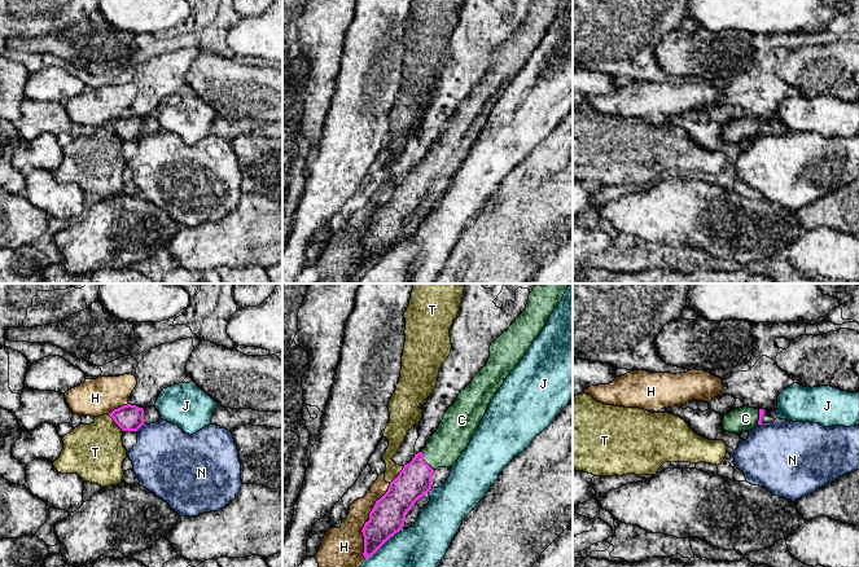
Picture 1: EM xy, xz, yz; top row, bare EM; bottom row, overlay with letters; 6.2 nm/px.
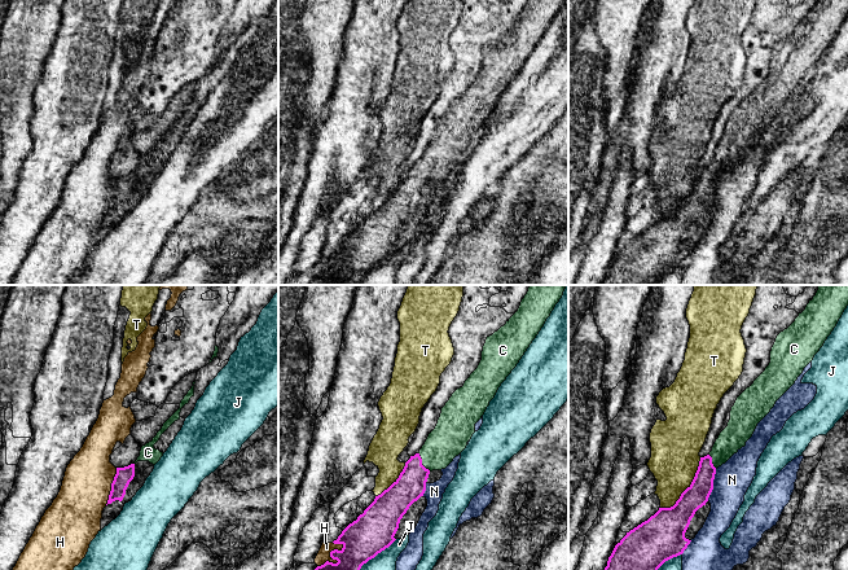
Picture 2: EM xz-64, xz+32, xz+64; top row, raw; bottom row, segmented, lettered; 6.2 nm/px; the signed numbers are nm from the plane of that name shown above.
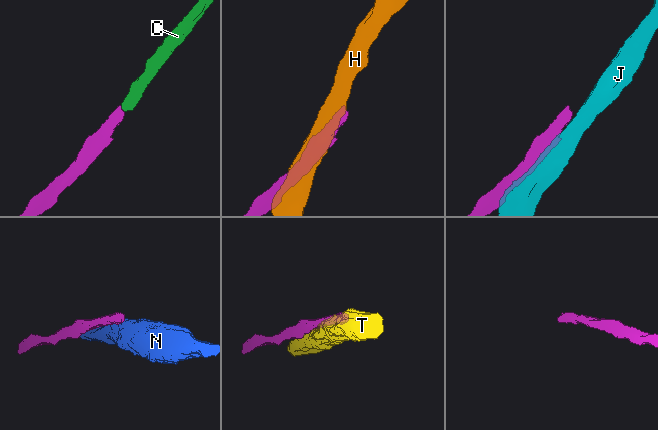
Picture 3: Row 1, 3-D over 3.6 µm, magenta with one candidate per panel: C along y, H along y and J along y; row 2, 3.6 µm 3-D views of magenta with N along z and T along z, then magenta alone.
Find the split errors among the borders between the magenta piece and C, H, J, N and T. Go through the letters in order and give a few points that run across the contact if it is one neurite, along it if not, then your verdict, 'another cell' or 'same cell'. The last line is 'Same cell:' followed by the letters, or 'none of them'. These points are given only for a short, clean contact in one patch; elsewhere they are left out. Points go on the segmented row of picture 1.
C: xz (415, 480), (424, 461), (450, 440) | same cell
H: another cell
J: another cell
N: another cell
T: another cell
Same cell: C

